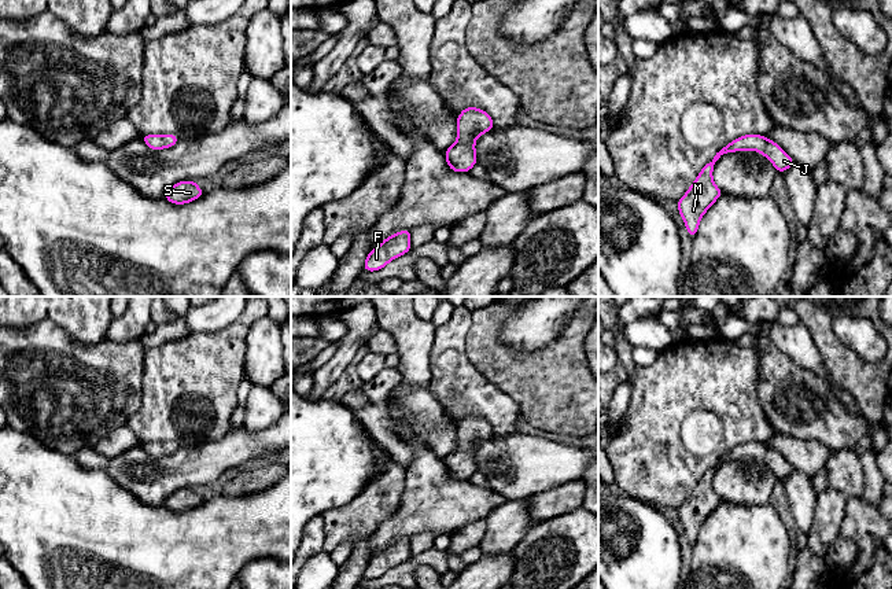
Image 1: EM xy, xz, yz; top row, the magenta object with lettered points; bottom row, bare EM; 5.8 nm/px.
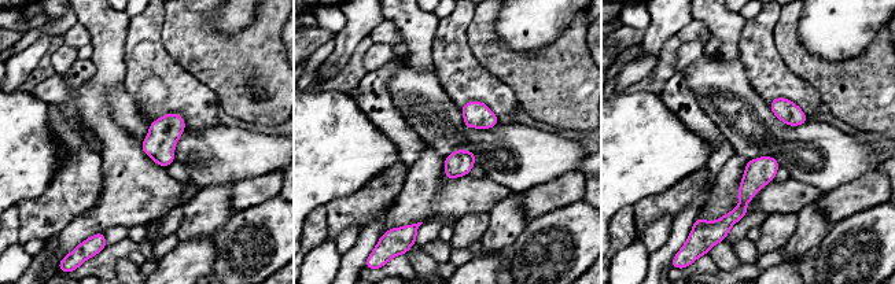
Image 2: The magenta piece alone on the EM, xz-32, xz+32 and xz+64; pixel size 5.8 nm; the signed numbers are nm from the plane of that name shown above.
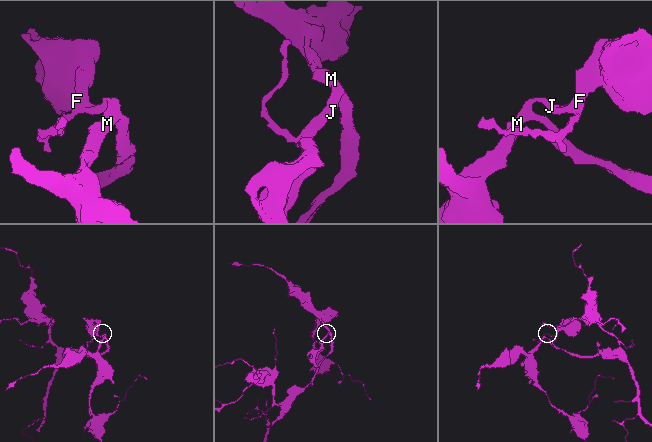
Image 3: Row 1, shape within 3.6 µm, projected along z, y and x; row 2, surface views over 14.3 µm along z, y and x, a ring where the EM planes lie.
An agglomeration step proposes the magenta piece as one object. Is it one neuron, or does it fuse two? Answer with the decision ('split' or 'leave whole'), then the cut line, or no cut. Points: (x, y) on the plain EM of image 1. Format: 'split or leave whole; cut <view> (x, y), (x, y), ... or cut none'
leave whole; cut none

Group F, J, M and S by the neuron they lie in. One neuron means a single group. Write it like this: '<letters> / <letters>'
F J M S

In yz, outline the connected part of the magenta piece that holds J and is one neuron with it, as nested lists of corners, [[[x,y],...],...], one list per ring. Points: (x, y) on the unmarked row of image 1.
[[[745,442],[720,456],[714,467],[701,476],[688,500],[678,508],[678,518],[690,545],[694,545],[704,520],[723,501],[712,487],[715,470],[726,460],[744,457],[763,461],[779,481],[785,479],[795,471],[795,468],[777,450],[768,448],[766,443]]]

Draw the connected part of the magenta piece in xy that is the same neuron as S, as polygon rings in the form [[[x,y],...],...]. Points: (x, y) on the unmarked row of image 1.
[[[180,489],[170,494],[163,505],[172,511],[183,512],[200,505],[203,501],[196,489]]]

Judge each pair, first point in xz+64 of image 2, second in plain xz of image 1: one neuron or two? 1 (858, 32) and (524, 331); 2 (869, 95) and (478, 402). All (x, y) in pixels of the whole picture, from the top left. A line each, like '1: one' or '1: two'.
1: one
2: two

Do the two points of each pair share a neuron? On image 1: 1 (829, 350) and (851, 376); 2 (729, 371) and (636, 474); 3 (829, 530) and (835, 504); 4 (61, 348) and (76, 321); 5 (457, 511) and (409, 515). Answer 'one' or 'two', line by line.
1: one
2: one
3: one
4: two
5: one

